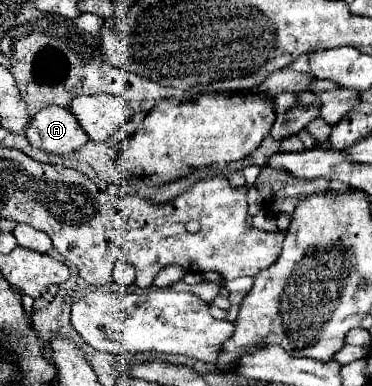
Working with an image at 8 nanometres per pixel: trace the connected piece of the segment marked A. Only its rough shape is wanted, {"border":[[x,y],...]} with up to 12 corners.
{"border":[[45,107],[27,125],[27,139],[67,155],[87,135],[67,107]]}

